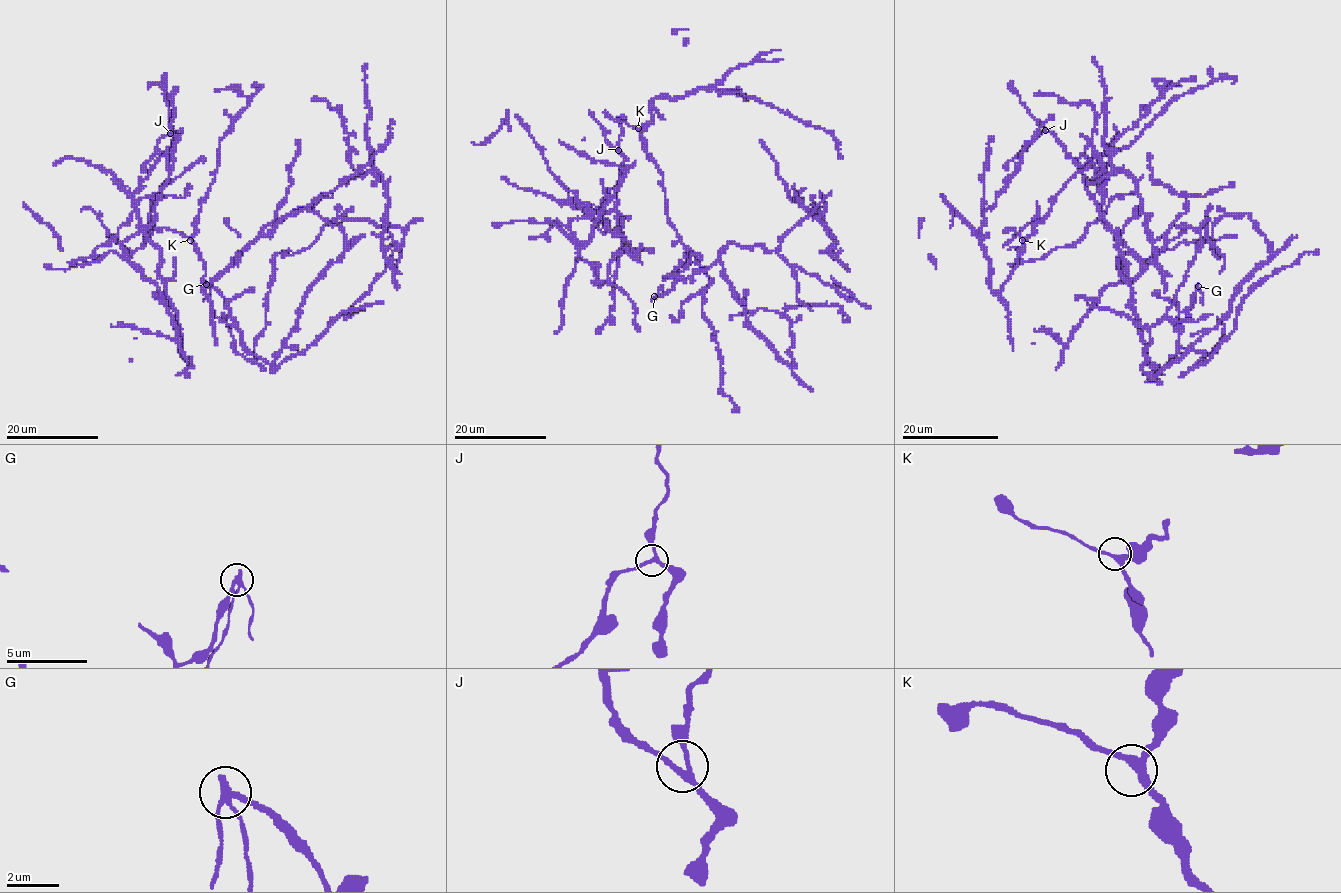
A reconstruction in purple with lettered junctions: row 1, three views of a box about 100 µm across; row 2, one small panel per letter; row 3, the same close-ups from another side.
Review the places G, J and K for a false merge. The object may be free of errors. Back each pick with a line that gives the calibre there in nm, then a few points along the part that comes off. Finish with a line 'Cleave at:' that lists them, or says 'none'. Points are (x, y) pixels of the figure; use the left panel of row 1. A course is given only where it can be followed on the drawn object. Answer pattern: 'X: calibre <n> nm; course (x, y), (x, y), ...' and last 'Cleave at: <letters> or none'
G: calibre 240 nm; course (206, 283), (215, 313)
Cleave at: G

